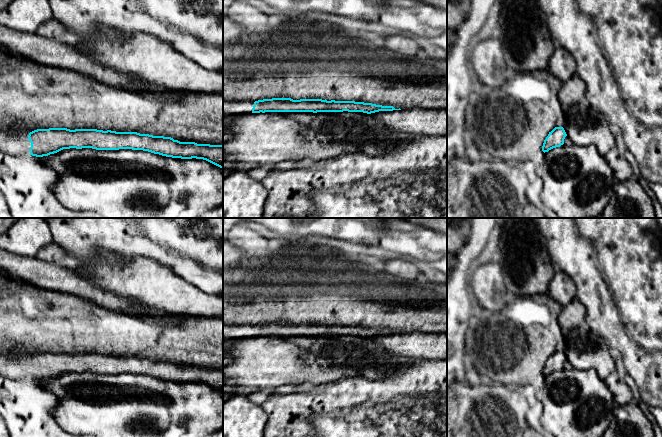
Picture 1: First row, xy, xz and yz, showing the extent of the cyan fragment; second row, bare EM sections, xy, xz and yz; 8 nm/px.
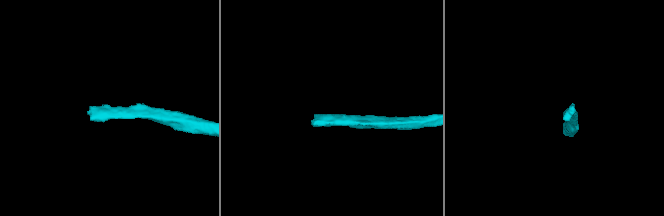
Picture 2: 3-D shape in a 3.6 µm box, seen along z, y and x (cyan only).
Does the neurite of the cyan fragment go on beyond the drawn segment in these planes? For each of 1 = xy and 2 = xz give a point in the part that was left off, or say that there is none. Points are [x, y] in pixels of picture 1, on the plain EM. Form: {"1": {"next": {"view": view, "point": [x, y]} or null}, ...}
{"1": {"next": {"view": "xy", "point": [16, 367]}}, "2": {"next": {"view": "xz", "point": [234, 331]}}}

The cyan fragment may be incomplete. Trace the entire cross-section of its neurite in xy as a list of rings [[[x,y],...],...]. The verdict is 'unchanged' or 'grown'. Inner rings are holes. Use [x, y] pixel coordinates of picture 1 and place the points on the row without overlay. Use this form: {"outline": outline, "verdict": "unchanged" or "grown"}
{"outline": [[[97,353],[0,354],[0,375],[12,380],[48,380],[63,373],[143,374],[166,381],[203,383],[223,393],[223,369],[180,366],[171,361]]], "verdict": "grown"}

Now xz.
{"outline": [[[272,322],[263,323],[258,325],[237,325],[237,324],[223,324],[223,339],[225,341],[240,339],[240,338],[250,338],[250,337],[265,337],[265,336],[363,336],[367,338],[379,336],[379,335],[393,335],[401,334],[395,333],[393,330],[382,330],[372,327],[355,326],[355,325],[327,325],[322,323],[300,323],[293,324],[291,322]]], "verdict": "grown"}

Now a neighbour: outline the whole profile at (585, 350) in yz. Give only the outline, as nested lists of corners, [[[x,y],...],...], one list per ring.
[[[584,324],[573,330],[563,331],[564,354],[573,368],[593,369],[605,380],[616,368],[616,362],[606,341]]]

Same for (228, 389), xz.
[[[223,383],[223,402],[227,400],[229,395],[233,396],[237,386]]]

